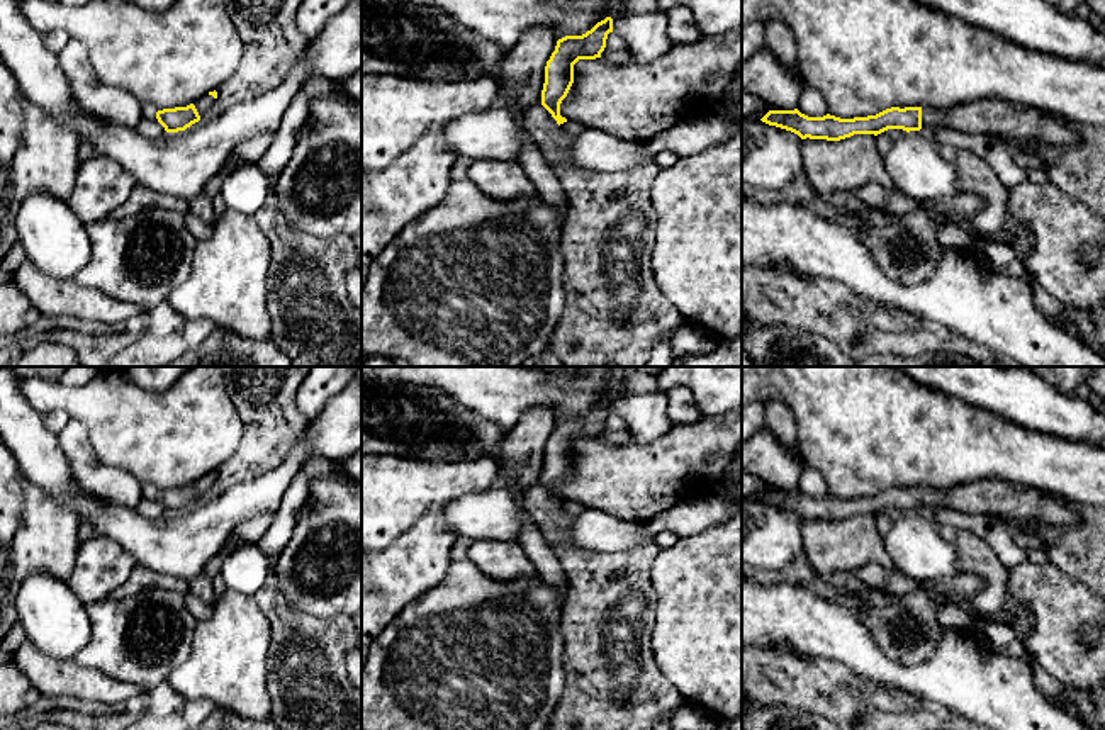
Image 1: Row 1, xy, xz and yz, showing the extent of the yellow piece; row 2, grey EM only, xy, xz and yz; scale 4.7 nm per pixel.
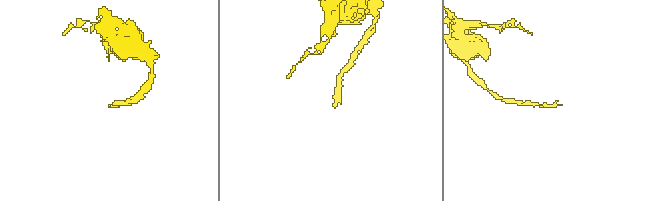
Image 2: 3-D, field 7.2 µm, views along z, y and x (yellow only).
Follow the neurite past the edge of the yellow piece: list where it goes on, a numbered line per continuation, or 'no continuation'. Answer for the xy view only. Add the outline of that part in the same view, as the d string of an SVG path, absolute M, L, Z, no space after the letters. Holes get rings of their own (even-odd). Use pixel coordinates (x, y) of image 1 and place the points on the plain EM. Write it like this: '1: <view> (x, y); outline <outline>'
1: xy (204, 484); outline M204 475L202 479L199 479L197 482L194 482L199 496L200 496L200 501L205 499L207 492L210 491L210 487L214 486L214 477L212 475Z

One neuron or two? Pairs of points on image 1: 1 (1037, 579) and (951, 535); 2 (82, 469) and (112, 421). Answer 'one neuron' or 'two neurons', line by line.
1: two neurons
2: two neurons

